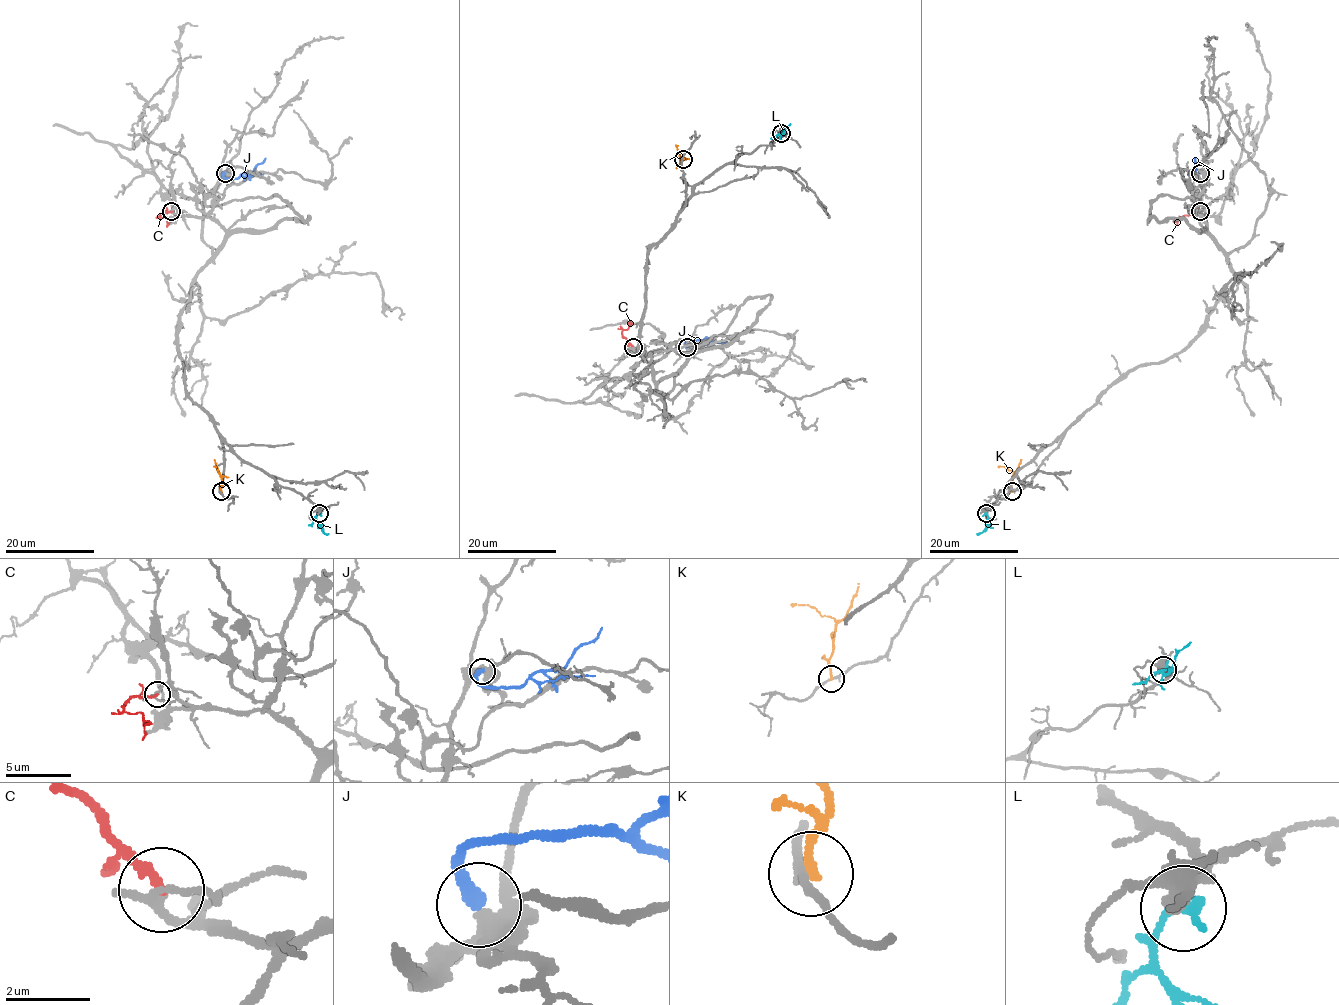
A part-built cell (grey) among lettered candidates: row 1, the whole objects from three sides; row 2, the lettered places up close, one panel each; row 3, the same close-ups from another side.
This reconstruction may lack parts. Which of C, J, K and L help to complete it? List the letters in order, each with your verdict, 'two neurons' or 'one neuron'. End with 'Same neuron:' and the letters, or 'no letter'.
C: one neuron
J: two neurons
K: two neurons
L: two neurons
Same neuron: C

